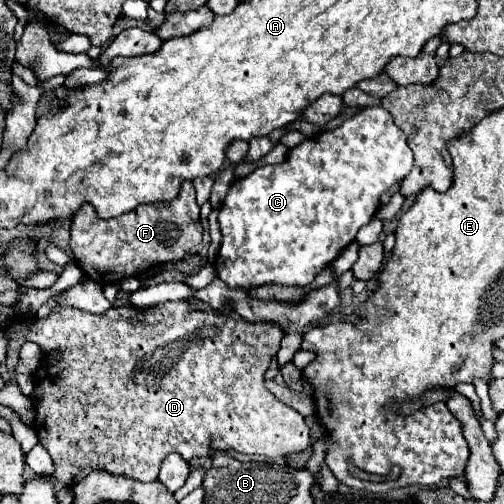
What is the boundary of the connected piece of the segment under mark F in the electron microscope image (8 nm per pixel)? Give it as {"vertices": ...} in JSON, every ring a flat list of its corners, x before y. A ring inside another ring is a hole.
{"vertices":[[191,181,183,183,183,189,179,195,169,203,155,203,155,205,137,205,133,211,113,217,113,219,99,219,95,215,95,209,91,205,83,205,71,223,71,251,75,257,75,263,81,267,81,271,95,281,97,285,113,285,121,283,125,277,141,275,161,263,169,261,181,261,185,255,191,253,193,247,201,243,201,219,199,219,199,205,195,203,195,189]]}

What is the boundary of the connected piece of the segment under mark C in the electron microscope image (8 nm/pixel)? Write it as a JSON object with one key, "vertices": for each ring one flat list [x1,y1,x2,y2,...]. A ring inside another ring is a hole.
{"vertices":[[381,105,365,107,355,117,343,121,341,127,337,127,333,131,321,131,315,137,305,139,301,145,297,145,297,147,293,147,289,151,289,155,287,155,287,159,283,163,279,163,279,165,261,165,253,173,249,173,247,177,241,177,241,179,233,181,233,185,227,191,227,197,225,197,225,201,221,205,221,211,219,211,219,225,221,225,223,241,221,241,221,249,219,249,219,253,215,257,215,263,213,263,215,269,217,269,217,275,233,289,235,287,253,289,253,287,261,287,261,285,267,285,267,283,299,285,299,287,309,285,317,277,317,273,323,271,341,253,341,249,345,249,345,245,355,241,355,235,357,235,359,227,367,225,373,219,373,215,377,213,377,209,379,209,379,195,385,189,389,189,393,183,403,179,409,173,411,167,413,167,413,151,407,145,407,137,401,131,401,127,393,121,391,113,387,113,387,109,381,109]]}

